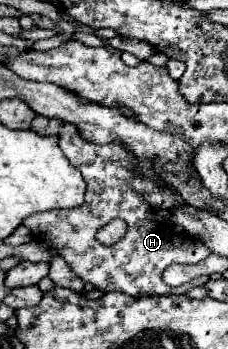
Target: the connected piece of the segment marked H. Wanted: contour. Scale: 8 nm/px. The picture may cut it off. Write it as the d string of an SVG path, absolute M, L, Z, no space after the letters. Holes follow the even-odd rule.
M34 116L30 130L36 134L54 134L58 136L58 146L64 152L64 156L70 160L72 166L76 166L86 182L86 196L84 204L70 210L48 210L48 212L36 212L28 216L22 224L34 234L38 240L48 240L50 246L56 246L58 254L64 256L64 260L70 264L70 268L84 280L94 284L102 292L124 292L130 296L170 296L170 294L184 294L194 286L204 286L204 278L194 278L192 282L186 282L178 288L168 286L162 280L162 272L170 264L196 264L204 260L210 250L196 242L196 238L188 238L188 234L176 234L172 226L158 222L154 218L154 208L148 204L148 200L134 190L132 178L140 176L144 180L152 180L156 184L164 184L160 174L156 174L150 160L136 158L122 142L114 140L106 146L88 142L80 138L80 132L76 126L64 120L56 118L44 118ZM122 218L128 224L128 232L124 238L112 246L104 246L96 240L96 230L104 226L106 222Z

